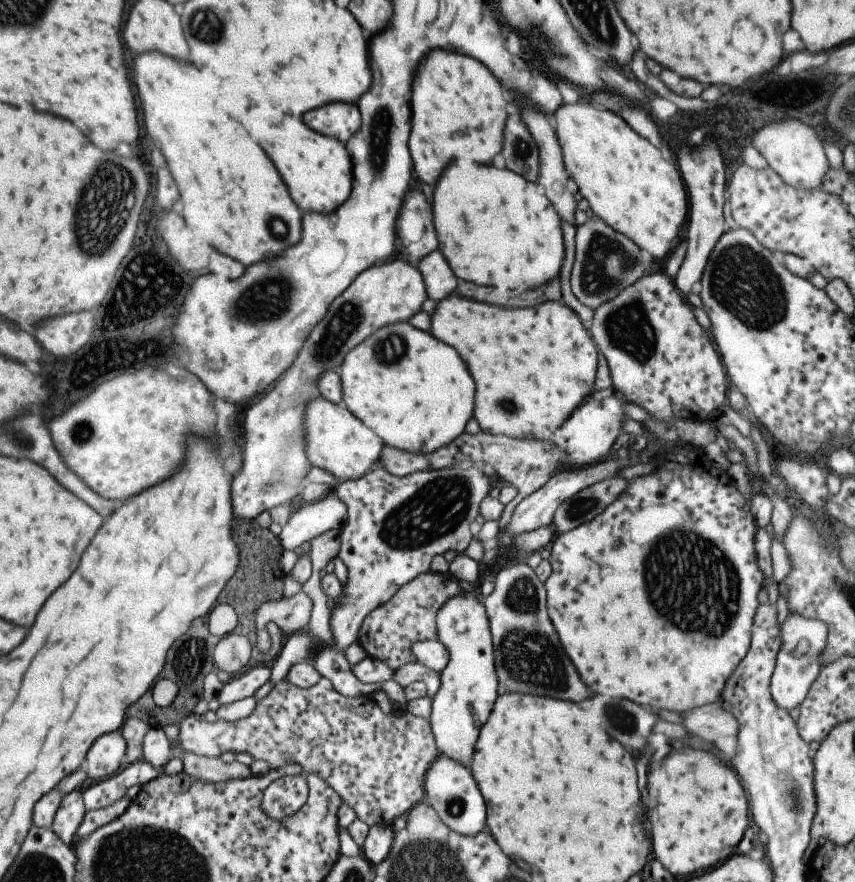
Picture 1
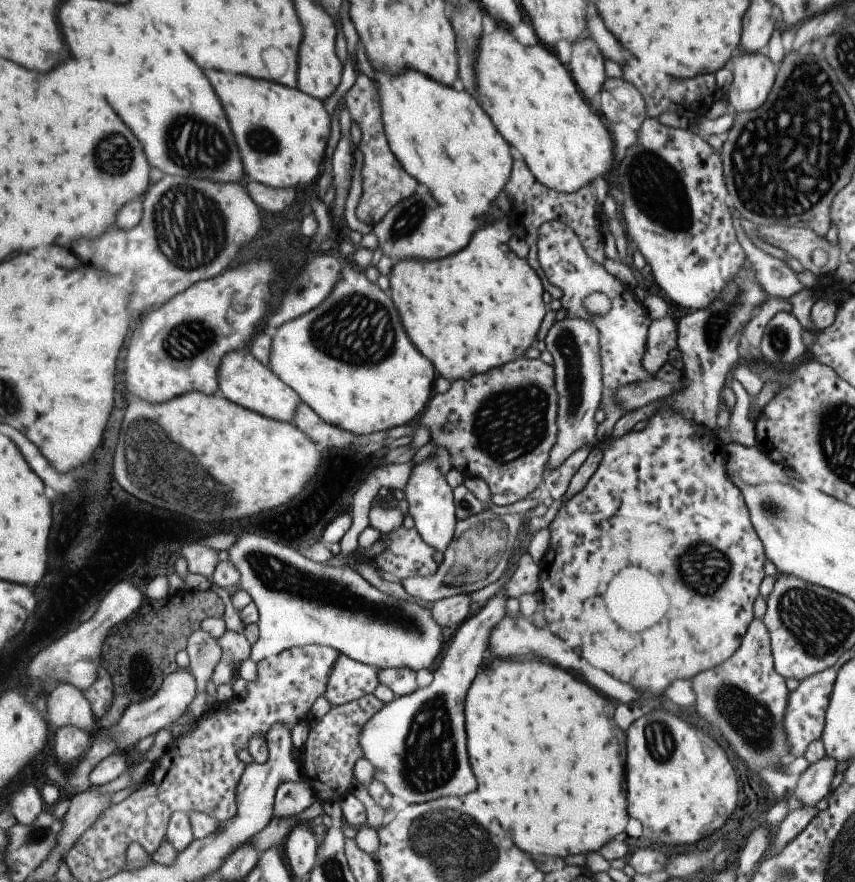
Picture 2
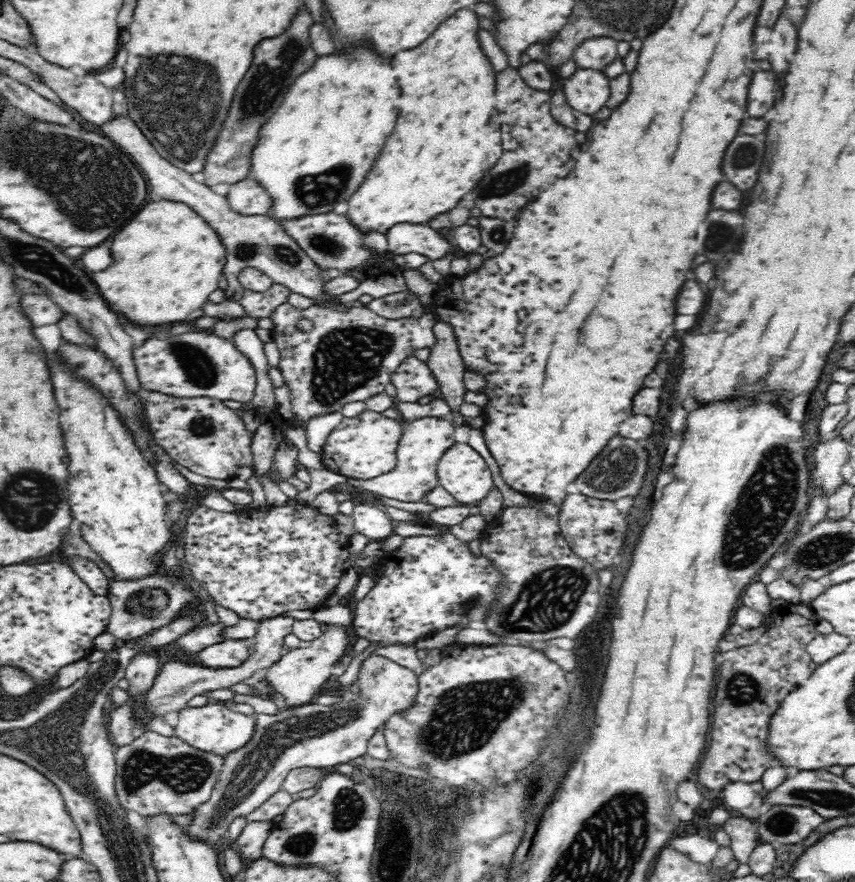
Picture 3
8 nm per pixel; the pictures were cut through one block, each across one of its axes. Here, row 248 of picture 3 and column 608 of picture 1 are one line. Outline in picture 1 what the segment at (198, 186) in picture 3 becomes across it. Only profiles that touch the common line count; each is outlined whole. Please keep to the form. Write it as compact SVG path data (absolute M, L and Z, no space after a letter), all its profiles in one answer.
M595 216L575 228L573 254L574 261L569 272L571 292L583 306L593 311L646 274L639 261L641 249Z

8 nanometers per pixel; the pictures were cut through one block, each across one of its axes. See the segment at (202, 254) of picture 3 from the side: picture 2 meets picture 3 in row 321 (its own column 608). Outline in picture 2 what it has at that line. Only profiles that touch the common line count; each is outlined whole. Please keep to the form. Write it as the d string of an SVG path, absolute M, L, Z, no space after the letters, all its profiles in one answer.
M495 30L479 40L479 54L477 54L477 94L479 104L491 118L493 126L511 144L521 156L535 180L555 192L571 193L580 191L595 178L605 181L611 172L613 160L613 142L606 126L601 124L599 116L593 112L590 104L583 100L583 96L571 78L567 65L561 64L555 54L551 54L545 46L521 46L515 42L505 30Z

